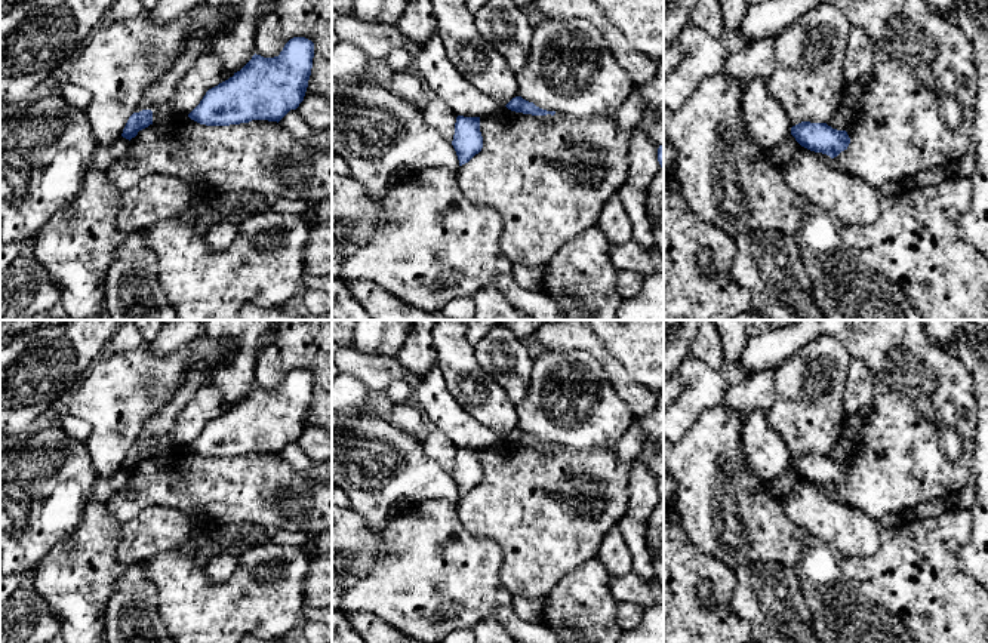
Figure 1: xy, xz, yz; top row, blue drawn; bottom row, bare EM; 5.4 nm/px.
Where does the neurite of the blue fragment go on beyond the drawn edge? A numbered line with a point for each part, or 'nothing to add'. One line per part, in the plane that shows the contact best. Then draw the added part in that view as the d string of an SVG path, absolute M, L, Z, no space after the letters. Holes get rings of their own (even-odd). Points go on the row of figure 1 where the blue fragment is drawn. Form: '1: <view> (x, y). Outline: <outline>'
nothing to add

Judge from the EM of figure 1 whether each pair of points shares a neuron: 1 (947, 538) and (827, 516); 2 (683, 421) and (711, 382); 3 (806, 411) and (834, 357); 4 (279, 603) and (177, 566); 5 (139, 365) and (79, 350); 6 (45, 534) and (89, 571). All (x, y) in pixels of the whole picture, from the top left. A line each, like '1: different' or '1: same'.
1: different
2: same
3: same
4: same
5: different
6: different

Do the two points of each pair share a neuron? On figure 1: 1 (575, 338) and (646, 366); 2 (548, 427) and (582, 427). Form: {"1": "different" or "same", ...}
{"1": "different", "2": "same"}

